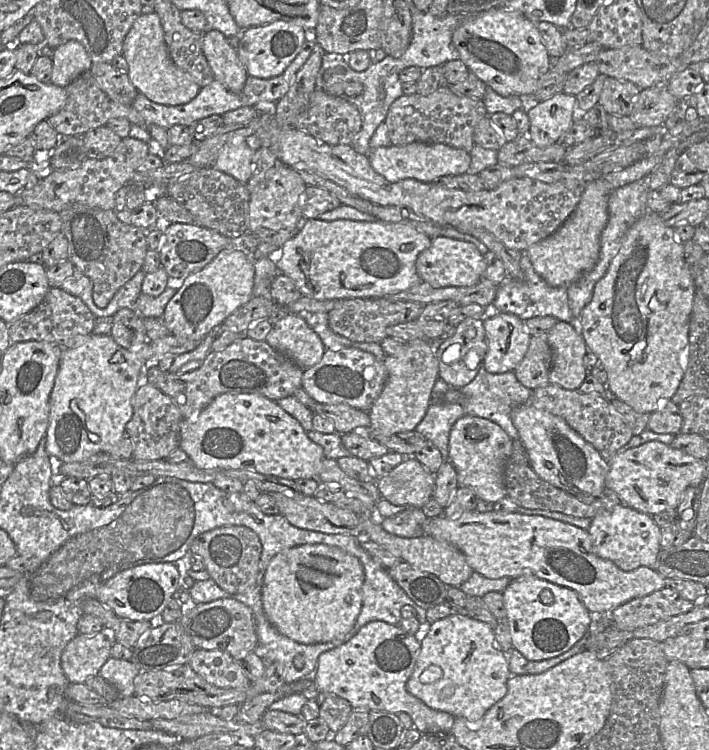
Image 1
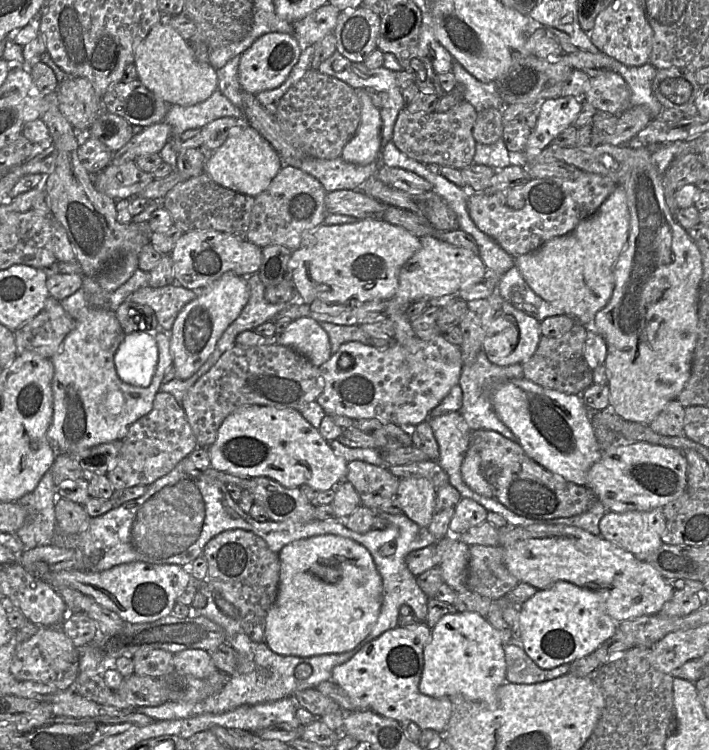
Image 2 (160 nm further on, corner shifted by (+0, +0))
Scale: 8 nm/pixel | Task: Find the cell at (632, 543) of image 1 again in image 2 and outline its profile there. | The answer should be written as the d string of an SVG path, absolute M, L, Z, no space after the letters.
M654 508L648 511L631 510L627 512L607 511L599 522L600 536L631 553L637 559L645 561L663 544L661 537L665 531L667 520L661 509Z

